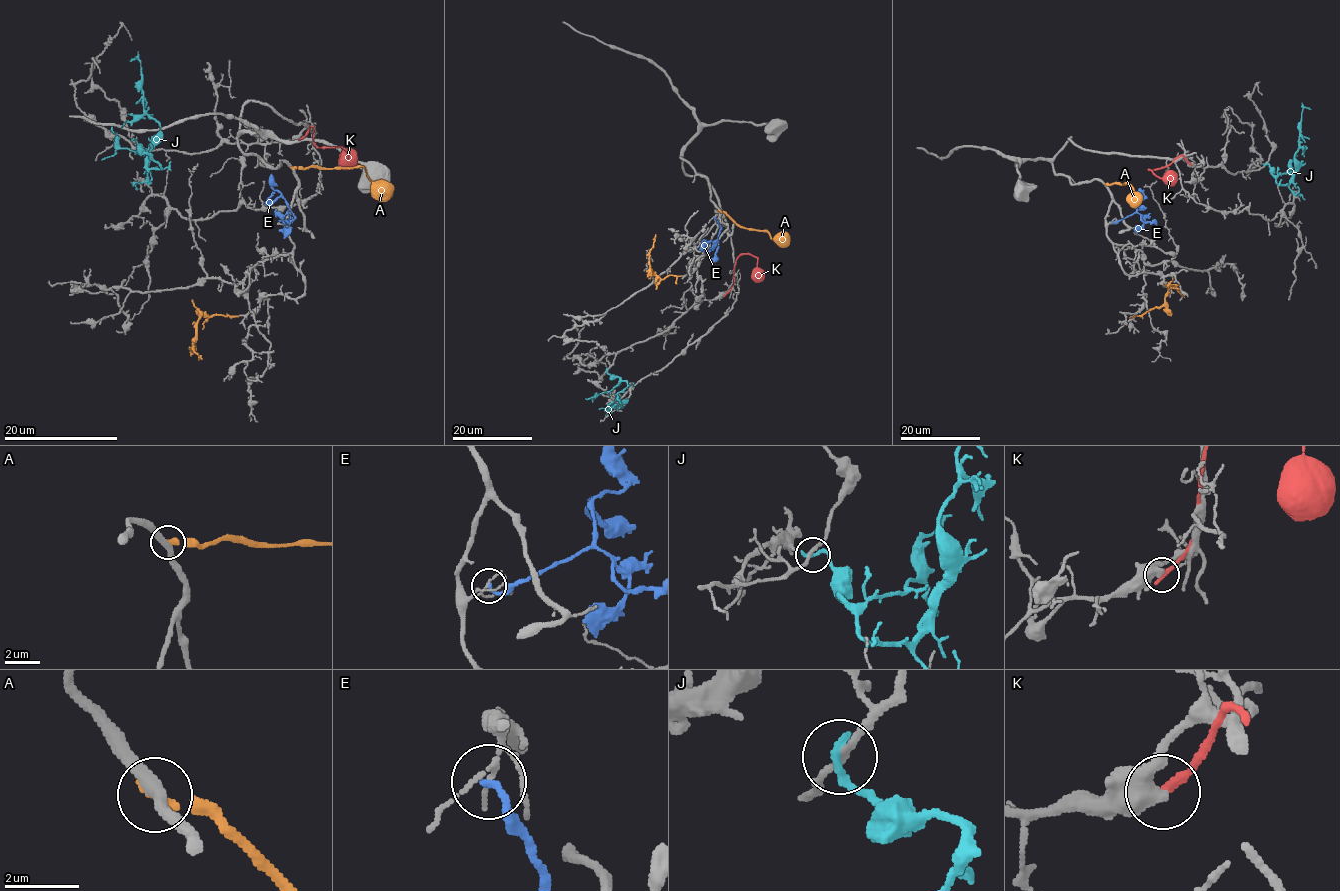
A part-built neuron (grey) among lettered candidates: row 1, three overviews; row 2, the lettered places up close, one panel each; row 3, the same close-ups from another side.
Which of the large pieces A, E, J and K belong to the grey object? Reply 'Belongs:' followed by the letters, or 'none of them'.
Belongs: none of them

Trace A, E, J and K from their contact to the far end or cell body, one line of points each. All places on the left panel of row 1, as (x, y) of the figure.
A: (293, 168), (303, 169), (239, 316), (201, 316), (193, 350), (202, 359)
E: (286, 220), (289, 223), (295, 218), (280, 193), (272, 188), (270, 173)
J: (132, 139), (162, 168), (146, 166), (146, 151), (159, 125), (144, 108), (141, 61), (129, 61)
K: (300, 139), (312, 126), (313, 142), (319, 148), (340, 146), (347, 152), (347, 159), (354, 159), (349, 162)

